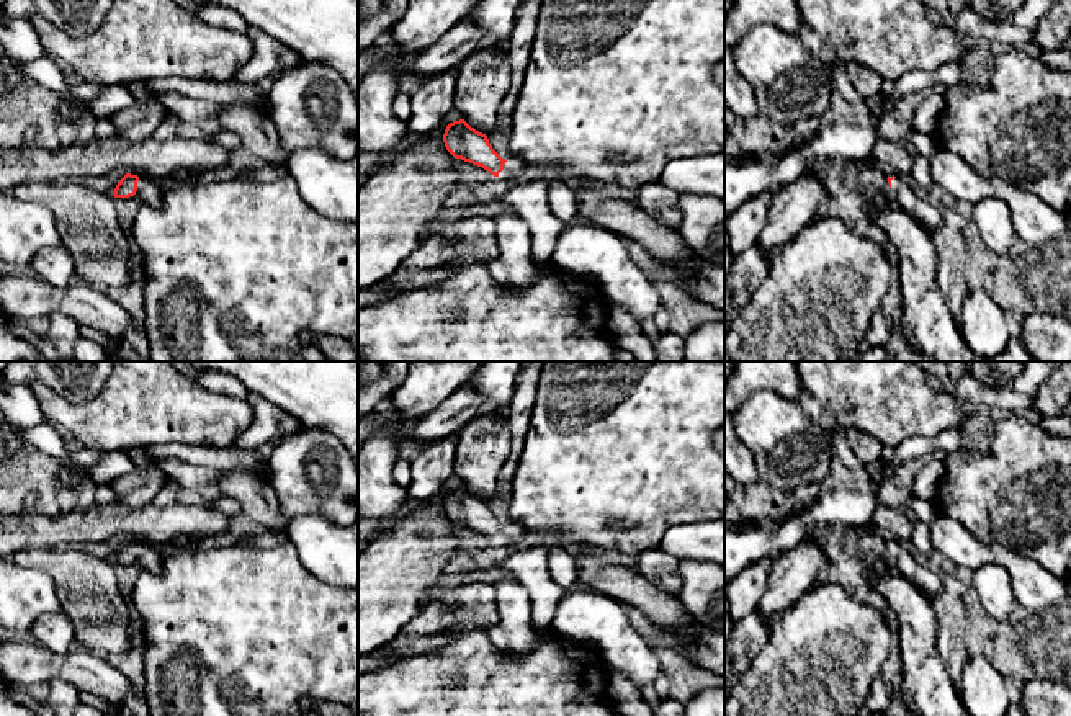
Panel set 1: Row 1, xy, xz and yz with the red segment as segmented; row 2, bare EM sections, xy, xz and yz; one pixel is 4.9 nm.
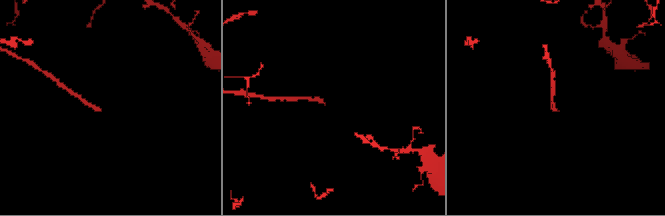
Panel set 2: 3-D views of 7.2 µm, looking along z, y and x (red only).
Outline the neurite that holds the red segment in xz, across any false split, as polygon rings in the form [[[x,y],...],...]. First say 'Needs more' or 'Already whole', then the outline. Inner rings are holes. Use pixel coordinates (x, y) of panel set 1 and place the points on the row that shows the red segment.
Needs more. [[[464,119],[446,126],[443,142],[455,159],[482,167],[502,180],[522,181],[531,175],[525,162],[515,157],[502,159],[489,144],[487,136],[471,128]]]

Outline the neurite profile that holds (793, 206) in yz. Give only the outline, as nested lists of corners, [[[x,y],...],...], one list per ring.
[[[801,175],[775,190],[757,245],[773,258],[816,217],[827,198],[824,186],[811,175]]]

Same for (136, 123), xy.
[[[150,95],[139,98],[132,106],[118,111],[111,119],[111,132],[129,141],[149,139],[154,129],[167,118],[167,110]]]

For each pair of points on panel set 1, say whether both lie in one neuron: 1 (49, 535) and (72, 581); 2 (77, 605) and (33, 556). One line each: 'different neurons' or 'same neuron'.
1: different neurons
2: same neuron

